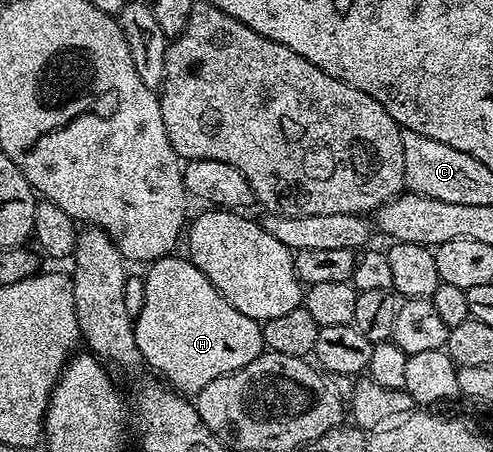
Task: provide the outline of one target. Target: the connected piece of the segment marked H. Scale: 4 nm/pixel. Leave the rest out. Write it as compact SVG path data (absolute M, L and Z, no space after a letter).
M177 256L161 257L146 268L149 270L144 270L143 311L139 311L134 320L133 330L142 358L147 365L149 361L151 368L158 369L166 377L164 380L168 388L182 395L196 395L212 380L247 367L262 354L265 340L261 334L262 322L243 315L243 311L235 311L235 307L227 303L211 279L207 279L207 275L203 275L203 271L199 271L199 267L195 267L188 256Z

